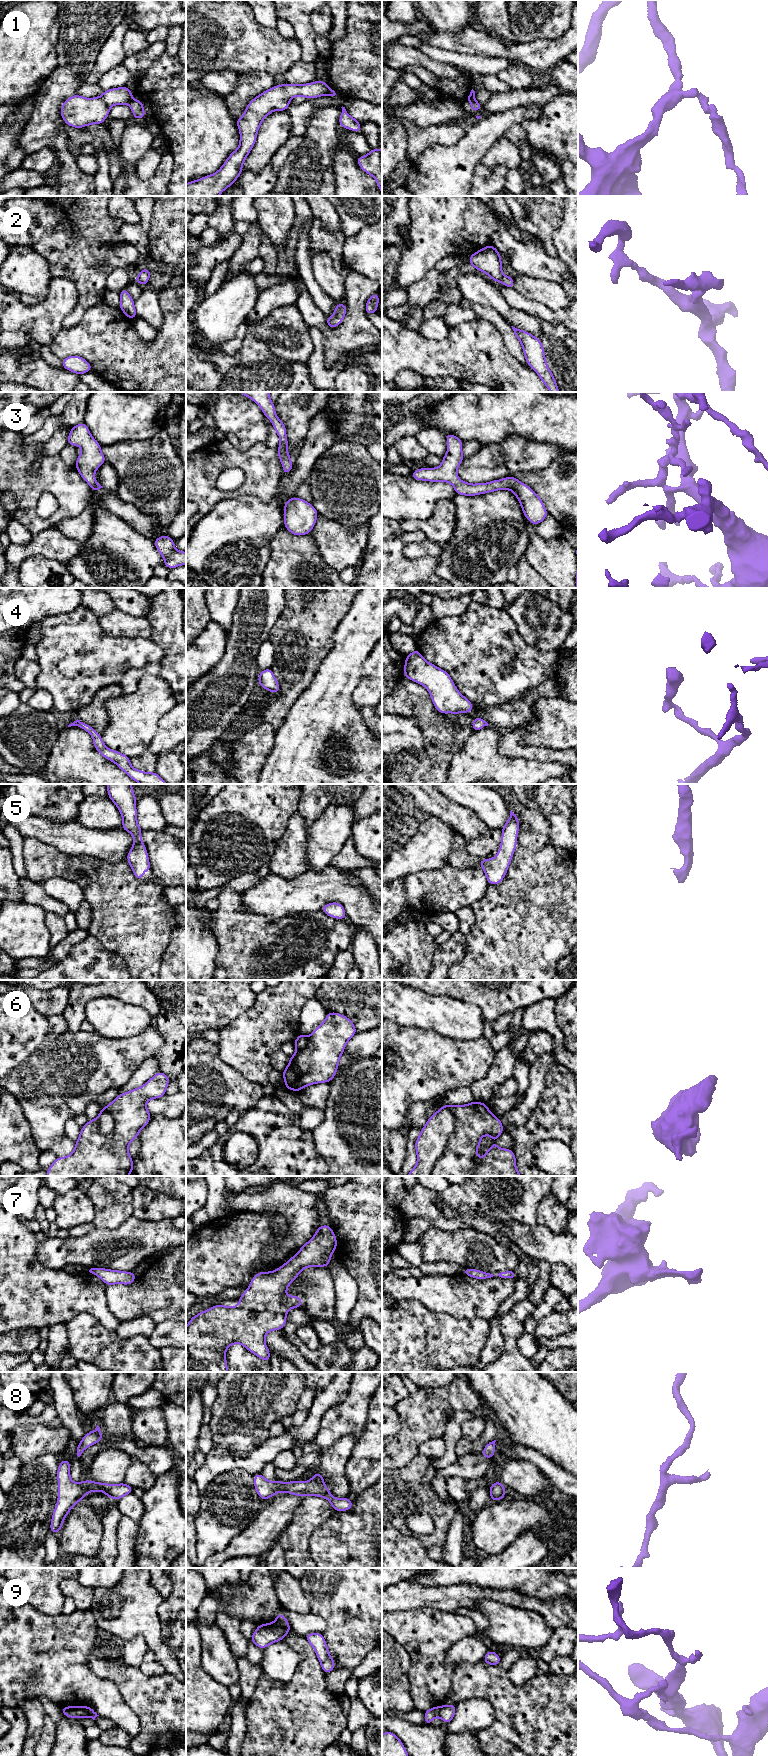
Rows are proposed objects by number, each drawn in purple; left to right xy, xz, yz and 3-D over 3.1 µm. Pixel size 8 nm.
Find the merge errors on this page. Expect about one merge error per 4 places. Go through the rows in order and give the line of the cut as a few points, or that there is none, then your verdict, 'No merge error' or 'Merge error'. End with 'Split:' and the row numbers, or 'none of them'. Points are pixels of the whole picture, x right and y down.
1: Split along xz (329, 89), (325, 94). Merge error
2: No split. No merge error
3: No split. No merge error
4: No split. No merge error
5: No split. No merge error
6: Split along yz (446, 1104), (453, 1116), (453, 1131), (444, 1152), (429, 1175). Merge error
7: No split. No merge error
8: No split. No merge error
9: Split along xz (273, 1622), (283, 1627), (288, 1627). Merge error
Split: 1, 6, 9

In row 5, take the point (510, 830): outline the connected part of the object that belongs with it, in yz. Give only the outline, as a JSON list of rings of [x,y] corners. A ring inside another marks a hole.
[[[510,811],[510,818],[501,828],[502,838],[499,851],[492,859],[480,860],[488,884],[497,885],[505,877],[517,846],[517,835],[519,832],[518,815]]]

